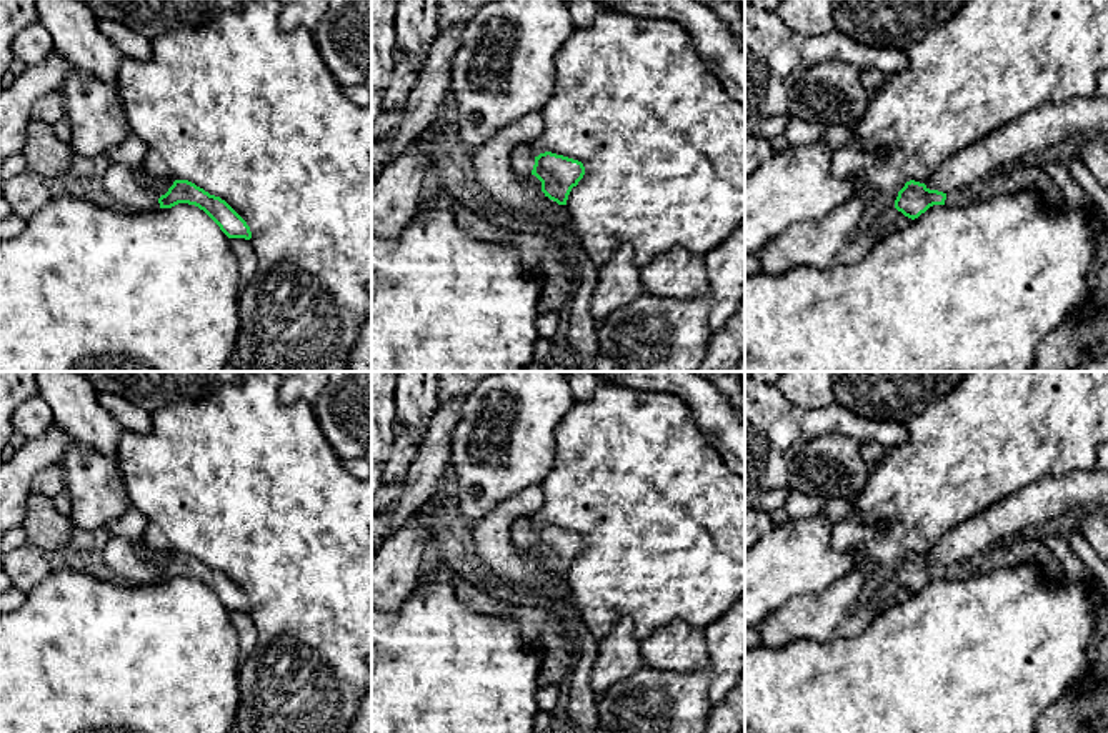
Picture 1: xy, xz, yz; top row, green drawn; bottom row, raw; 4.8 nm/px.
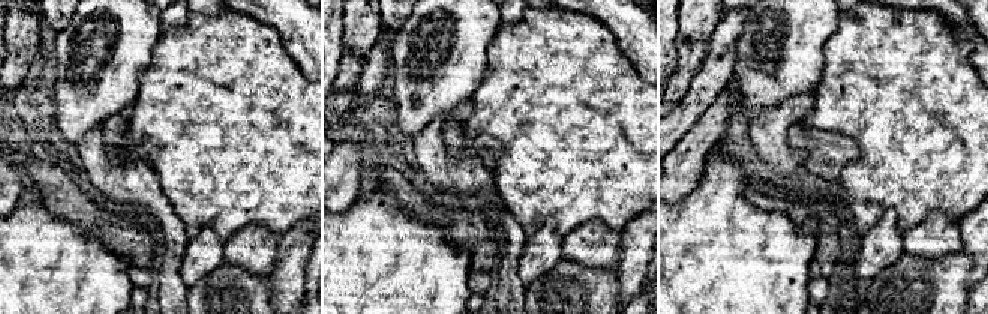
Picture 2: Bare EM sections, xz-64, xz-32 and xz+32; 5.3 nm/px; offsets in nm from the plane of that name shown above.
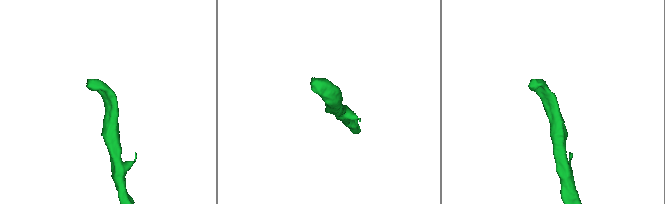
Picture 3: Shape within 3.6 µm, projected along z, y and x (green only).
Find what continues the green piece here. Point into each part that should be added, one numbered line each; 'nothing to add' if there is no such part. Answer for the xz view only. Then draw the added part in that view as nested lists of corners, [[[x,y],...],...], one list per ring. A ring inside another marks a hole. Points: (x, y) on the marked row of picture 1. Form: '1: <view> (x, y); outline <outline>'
1: xz (522, 157); outline [[[528,142],[517,145],[512,152],[512,167],[517,173],[530,175],[535,165],[535,153]]]

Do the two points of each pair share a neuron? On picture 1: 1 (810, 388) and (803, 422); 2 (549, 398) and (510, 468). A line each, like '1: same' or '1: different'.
1: different
2: same

